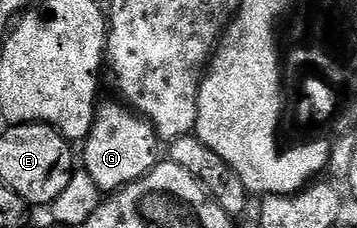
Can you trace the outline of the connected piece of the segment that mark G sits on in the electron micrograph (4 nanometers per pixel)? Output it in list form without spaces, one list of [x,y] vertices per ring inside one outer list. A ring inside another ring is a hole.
[[[102,100],[98,104],[93,126],[83,142],[85,150],[79,153],[80,164],[81,161],[85,164],[82,165],[83,171],[91,175],[91,180],[95,182],[95,187],[99,187],[102,195],[117,193],[123,187],[135,183],[135,179],[143,179],[147,171],[157,166],[157,148],[163,145],[148,117],[114,101]]]

